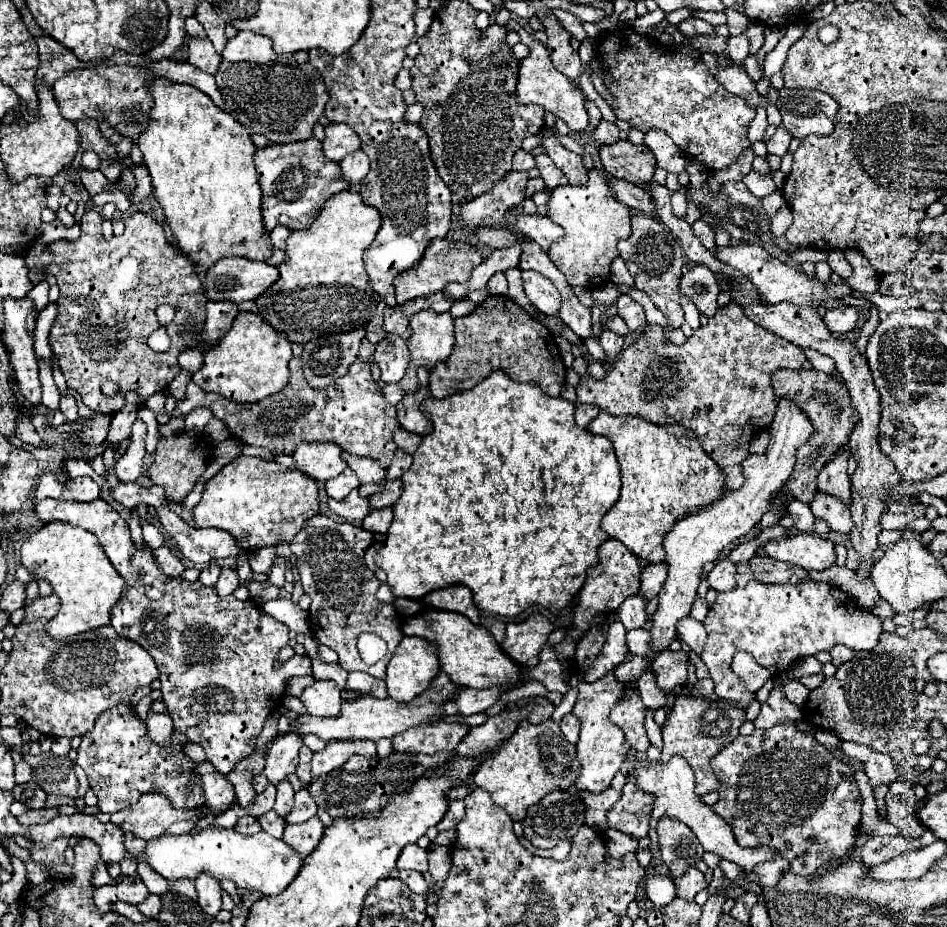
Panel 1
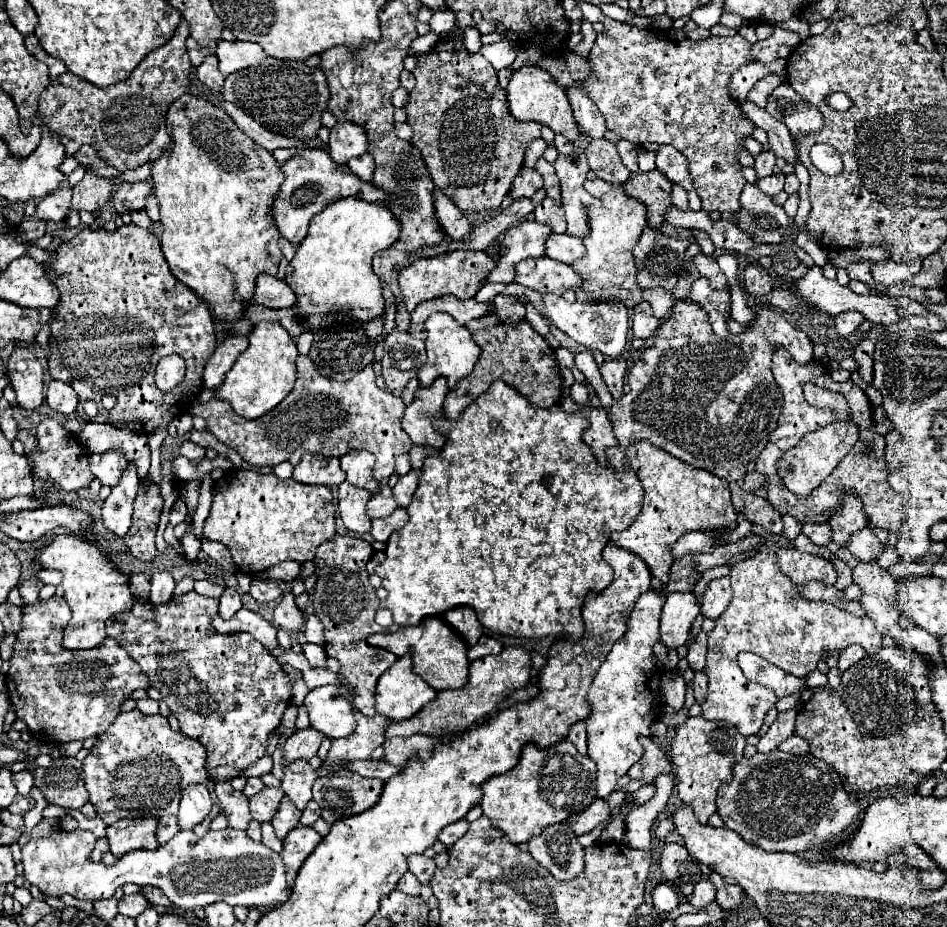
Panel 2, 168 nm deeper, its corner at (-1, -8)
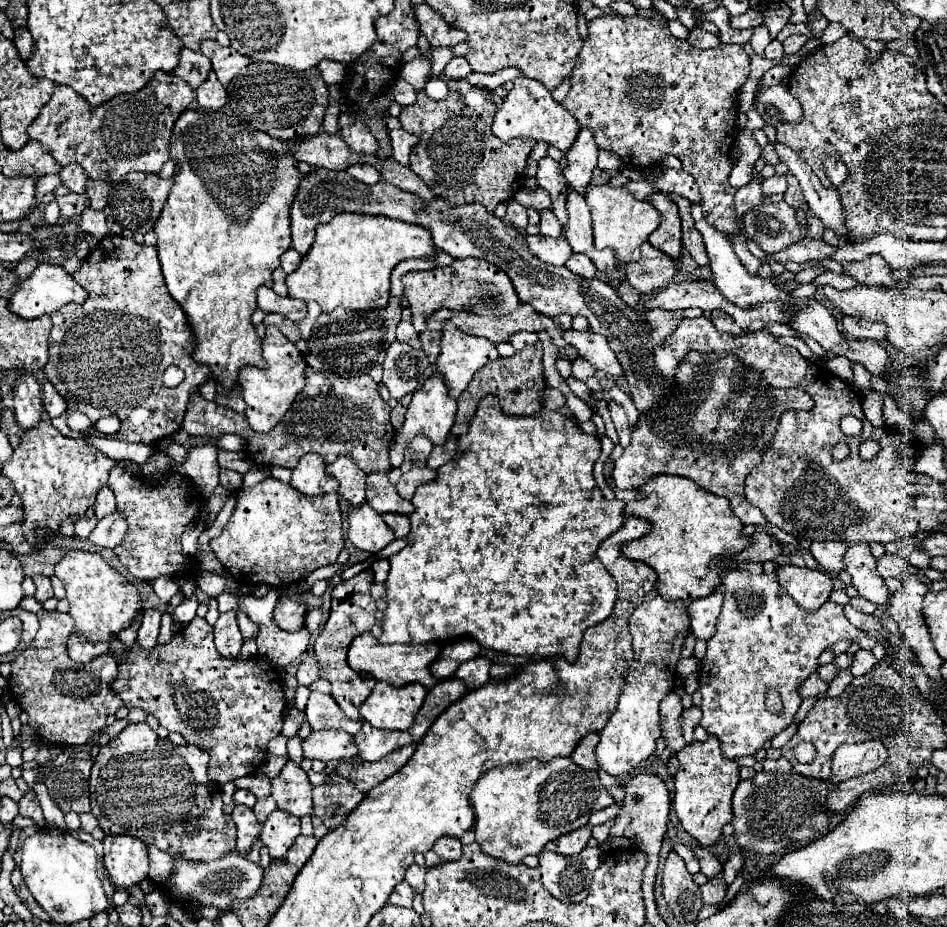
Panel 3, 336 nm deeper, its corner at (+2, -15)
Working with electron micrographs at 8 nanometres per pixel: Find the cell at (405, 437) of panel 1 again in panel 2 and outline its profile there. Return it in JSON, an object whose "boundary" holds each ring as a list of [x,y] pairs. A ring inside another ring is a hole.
{"boundary":[[[414,445],[414,447],[410,449],[412,467],[414,467],[414,469],[422,469],[424,459],[426,459],[426,457],[432,457],[432,455],[436,455],[436,453],[440,453],[440,449],[434,449],[434,447],[424,447],[424,445]]]}

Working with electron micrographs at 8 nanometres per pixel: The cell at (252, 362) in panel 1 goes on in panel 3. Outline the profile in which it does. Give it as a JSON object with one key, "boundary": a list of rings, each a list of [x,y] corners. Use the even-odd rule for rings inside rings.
{"boundary":[[[267,326],[267,334],[263,338],[263,360],[265,366],[257,368],[257,366],[243,366],[239,372],[239,394],[245,400],[247,408],[245,408],[245,416],[251,424],[251,428],[255,432],[269,432],[281,418],[283,414],[289,410],[289,406],[293,404],[297,392],[301,392],[303,384],[305,384],[305,358],[303,354],[297,350],[297,346],[287,340],[277,326]]]}

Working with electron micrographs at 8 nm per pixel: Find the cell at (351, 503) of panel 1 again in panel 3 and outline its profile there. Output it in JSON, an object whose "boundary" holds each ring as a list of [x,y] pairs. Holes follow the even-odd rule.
{"boundary":[[[381,474],[367,476],[367,502],[379,514],[395,512],[395,514],[411,516],[411,512],[413,512],[413,504],[409,500],[403,500],[401,496],[397,496],[395,486],[389,482],[387,476],[381,476]]]}

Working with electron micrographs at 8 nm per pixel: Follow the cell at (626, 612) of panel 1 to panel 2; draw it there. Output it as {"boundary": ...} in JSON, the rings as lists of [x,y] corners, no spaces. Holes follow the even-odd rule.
{"boundary":[[[654,583],[654,587],[636,601],[636,609],[630,613],[628,631],[620,641],[616,641],[588,691],[588,701],[592,705],[592,713],[586,719],[588,757],[592,757],[598,765],[596,789],[600,799],[608,797],[614,791],[618,779],[624,777],[636,761],[640,761],[644,751],[638,739],[652,737],[650,725],[658,719],[662,709],[660,677],[664,673],[654,663],[656,659],[652,647],[660,643],[660,611],[666,595],[656,593],[656,589],[660,589],[658,583]]]}

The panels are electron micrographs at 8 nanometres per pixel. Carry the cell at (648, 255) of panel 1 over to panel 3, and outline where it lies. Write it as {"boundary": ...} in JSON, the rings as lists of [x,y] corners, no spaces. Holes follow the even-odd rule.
{"boundary":[[[643,242],[639,262],[627,264],[625,274],[631,286],[641,294],[655,294],[673,282],[677,264],[665,252],[653,248],[649,242]]]}

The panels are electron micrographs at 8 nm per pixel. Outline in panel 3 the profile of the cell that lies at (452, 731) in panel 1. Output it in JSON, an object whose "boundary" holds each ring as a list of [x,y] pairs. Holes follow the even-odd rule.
{"boundary":[[[407,744],[403,748],[397,748],[397,750],[389,752],[385,758],[381,758],[377,762],[359,760],[359,764],[355,768],[347,766],[347,764],[339,764],[339,768],[335,772],[339,772],[341,776],[349,778],[361,792],[369,792],[373,786],[381,784],[391,774],[395,774],[401,766],[405,766],[407,760],[411,758],[411,754],[415,752],[415,748],[417,746]]]}

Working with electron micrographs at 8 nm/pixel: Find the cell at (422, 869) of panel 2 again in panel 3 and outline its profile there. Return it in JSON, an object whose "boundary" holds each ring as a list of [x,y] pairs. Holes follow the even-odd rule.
{"boundary":[[[411,864],[407,868],[407,872],[405,872],[405,880],[419,894],[425,890],[425,880],[423,880],[425,878],[425,872],[427,872],[427,868],[425,866],[417,866],[417,864]]]}

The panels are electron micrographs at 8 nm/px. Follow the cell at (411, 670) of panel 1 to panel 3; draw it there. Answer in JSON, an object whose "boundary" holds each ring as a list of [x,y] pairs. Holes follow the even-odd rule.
{"boundary":[[[377,682],[369,698],[361,704],[361,716],[375,728],[409,730],[425,694],[427,690],[421,684],[393,686],[389,682]]]}

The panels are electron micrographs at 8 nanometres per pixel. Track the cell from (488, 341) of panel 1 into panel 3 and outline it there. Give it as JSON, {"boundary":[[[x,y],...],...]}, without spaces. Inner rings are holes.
{"boundary":[[[537,342],[537,344],[531,344],[529,348],[517,350],[511,358],[497,358],[493,364],[487,364],[485,368],[481,368],[481,372],[473,376],[473,380],[469,382],[469,388],[465,388],[465,392],[457,400],[457,414],[455,414],[455,424],[451,428],[451,434],[461,436],[467,432],[469,422],[477,410],[477,404],[487,394],[497,396],[503,412],[509,416],[533,416],[541,412],[543,410],[543,390],[547,388],[541,356],[543,356],[543,348],[541,348],[541,342]]]}

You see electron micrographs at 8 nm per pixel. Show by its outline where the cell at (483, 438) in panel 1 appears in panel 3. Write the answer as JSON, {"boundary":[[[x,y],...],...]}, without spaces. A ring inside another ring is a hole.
{"boundary":[[[489,394],[479,402],[479,408],[471,420],[469,432],[459,436],[457,442],[459,442],[461,454],[449,464],[441,466],[437,470],[437,478],[427,484],[421,484],[411,498],[415,512],[411,514],[411,532],[407,536],[407,546],[389,558],[391,570],[387,580],[383,582],[387,590],[383,596],[387,602],[387,608],[383,612],[385,614],[381,622],[383,634],[379,636],[379,642],[381,644],[427,644],[433,640],[447,642],[447,640],[459,638],[461,634],[471,634],[481,646],[507,652],[507,654],[537,654],[541,658],[563,656],[569,662],[577,660],[583,632],[589,626],[595,626],[601,620],[605,620],[611,614],[613,604],[617,600],[617,584],[613,576],[605,570],[605,566],[601,564],[595,552],[601,540],[605,540],[617,528],[623,526],[625,502],[619,498],[607,500],[595,482],[593,466],[601,456],[599,438],[581,432],[567,416],[553,410],[539,412],[537,416],[507,416],[499,406],[497,396]]]}

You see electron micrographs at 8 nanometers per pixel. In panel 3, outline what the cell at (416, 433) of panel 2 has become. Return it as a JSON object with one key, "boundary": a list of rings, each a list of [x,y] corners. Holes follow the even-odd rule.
{"boundary":[[[431,376],[421,390],[417,390],[413,394],[413,400],[407,408],[407,414],[405,414],[405,422],[403,426],[397,430],[395,438],[393,438],[393,444],[391,444],[391,460],[393,460],[393,466],[399,468],[401,462],[403,462],[403,452],[407,450],[409,442],[415,438],[415,436],[427,436],[435,446],[441,446],[445,444],[447,440],[447,434],[453,426],[453,418],[455,418],[455,412],[457,412],[457,402],[447,394],[447,388],[441,380],[441,376]]]}

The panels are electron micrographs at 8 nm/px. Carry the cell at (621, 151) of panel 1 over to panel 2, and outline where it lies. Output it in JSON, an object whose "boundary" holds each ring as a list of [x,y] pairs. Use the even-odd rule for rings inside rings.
{"boundary":[[[654,169],[650,173],[636,173],[634,177],[630,177],[628,185],[624,183],[624,191],[630,197],[646,203],[648,227],[658,231],[664,223],[664,209],[672,207],[672,183],[664,175],[660,175],[658,169]]]}

